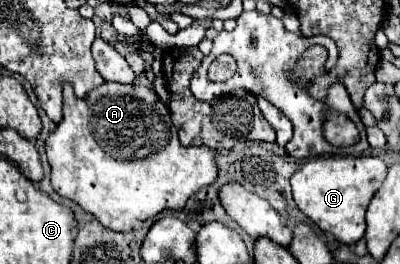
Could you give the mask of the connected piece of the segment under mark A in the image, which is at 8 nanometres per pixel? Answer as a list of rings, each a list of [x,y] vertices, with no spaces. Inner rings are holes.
[[[104,83],[102,87],[96,87],[94,91],[90,91],[90,95],[86,95],[84,99],[78,99],[72,91],[72,87],[68,85],[64,89],[64,105],[62,105],[62,111],[64,111],[64,119],[56,125],[56,129],[48,135],[46,139],[46,155],[48,155],[48,161],[50,161],[50,167],[52,167],[52,185],[56,189],[58,195],[66,197],[66,199],[72,199],[76,201],[84,211],[90,211],[94,217],[98,217],[98,221],[104,225],[104,227],[110,227],[112,231],[118,231],[118,233],[130,233],[134,229],[138,229],[148,217],[154,217],[156,213],[164,211],[164,209],[174,209],[174,211],[180,211],[184,209],[186,201],[198,193],[202,187],[208,187],[214,183],[214,179],[218,177],[218,165],[216,165],[216,159],[214,159],[214,151],[206,145],[198,145],[198,147],[184,147],[180,145],[178,141],[178,131],[170,119],[170,111],[168,107],[158,99],[156,91],[152,87],[144,87],[144,85],[120,85],[120,83]]]

